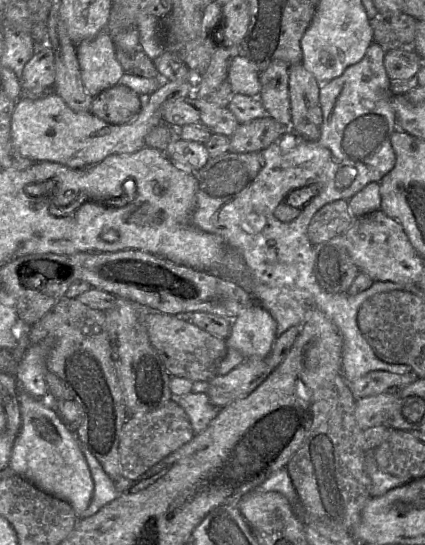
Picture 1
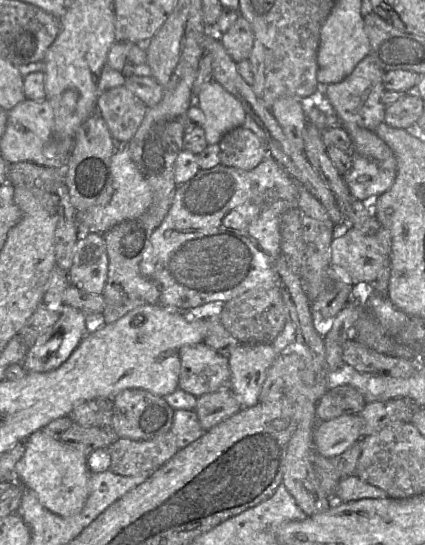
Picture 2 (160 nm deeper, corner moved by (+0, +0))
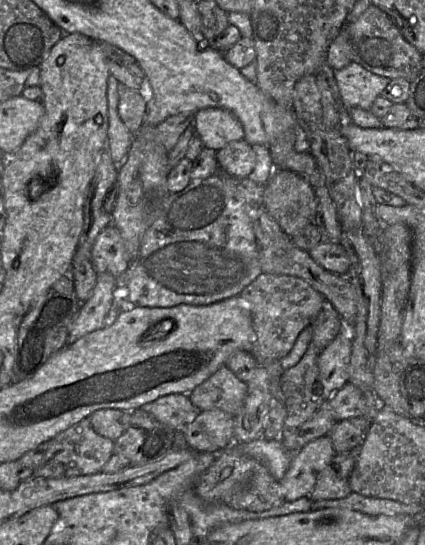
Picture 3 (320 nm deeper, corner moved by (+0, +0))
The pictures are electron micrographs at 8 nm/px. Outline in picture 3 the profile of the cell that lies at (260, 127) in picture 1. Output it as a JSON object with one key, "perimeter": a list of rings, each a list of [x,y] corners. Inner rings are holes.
{"perimeter":[[[245,140],[233,141],[216,153],[220,171],[228,176],[247,178],[255,168],[256,153]]]}

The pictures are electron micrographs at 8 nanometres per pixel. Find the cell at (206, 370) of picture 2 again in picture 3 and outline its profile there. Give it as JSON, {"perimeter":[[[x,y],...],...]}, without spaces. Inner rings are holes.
{"perimeter":[[[223,365],[187,395],[199,411],[219,409],[234,417],[241,410],[246,394],[246,382]]]}

